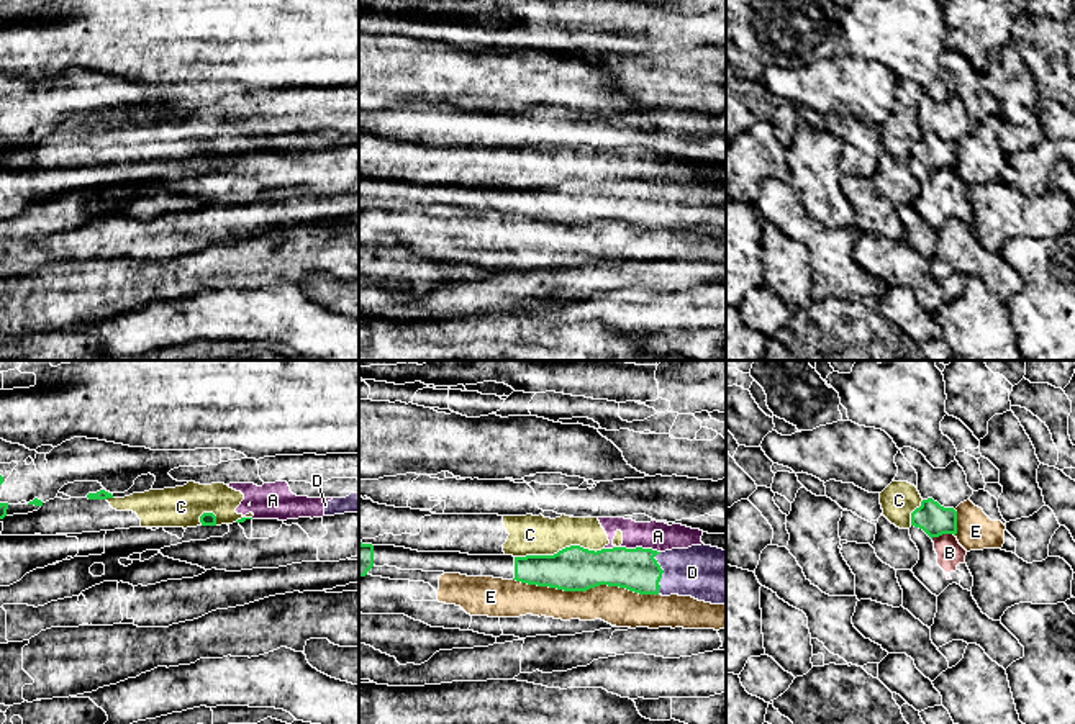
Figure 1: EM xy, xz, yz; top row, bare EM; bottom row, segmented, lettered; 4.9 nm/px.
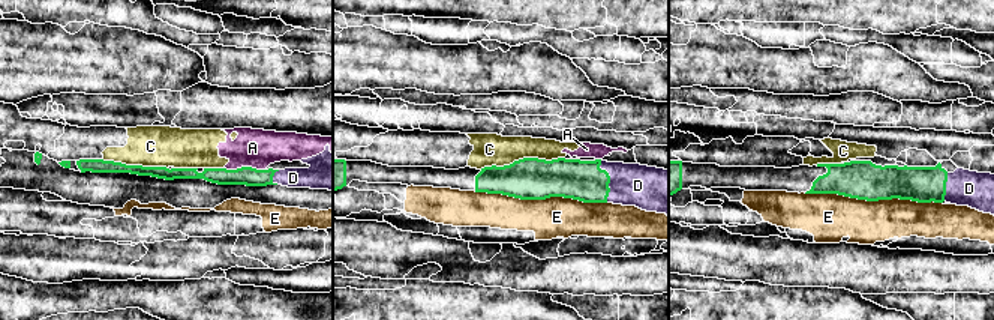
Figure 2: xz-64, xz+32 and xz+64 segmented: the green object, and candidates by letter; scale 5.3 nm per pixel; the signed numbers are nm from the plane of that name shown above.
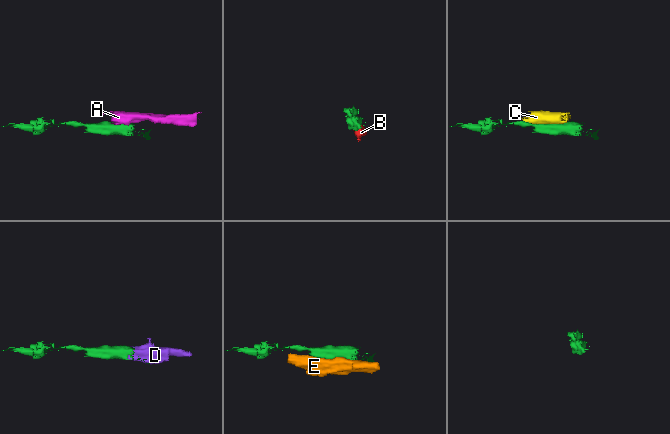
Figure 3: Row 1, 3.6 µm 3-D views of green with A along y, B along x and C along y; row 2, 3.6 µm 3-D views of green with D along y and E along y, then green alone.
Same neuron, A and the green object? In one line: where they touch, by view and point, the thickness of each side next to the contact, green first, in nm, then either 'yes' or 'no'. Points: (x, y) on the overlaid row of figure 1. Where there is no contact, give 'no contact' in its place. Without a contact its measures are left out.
contact xz (639, 547); calibres 200 and 140 nm; no

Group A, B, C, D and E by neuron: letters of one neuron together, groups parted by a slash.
A C / B / D / E

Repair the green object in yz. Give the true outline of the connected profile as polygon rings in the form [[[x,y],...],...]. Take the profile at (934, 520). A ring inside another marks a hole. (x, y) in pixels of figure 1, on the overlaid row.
[[[932,498],[923,500],[911,513],[911,526],[923,529],[931,539],[942,534],[957,534],[957,511],[944,508]]]

